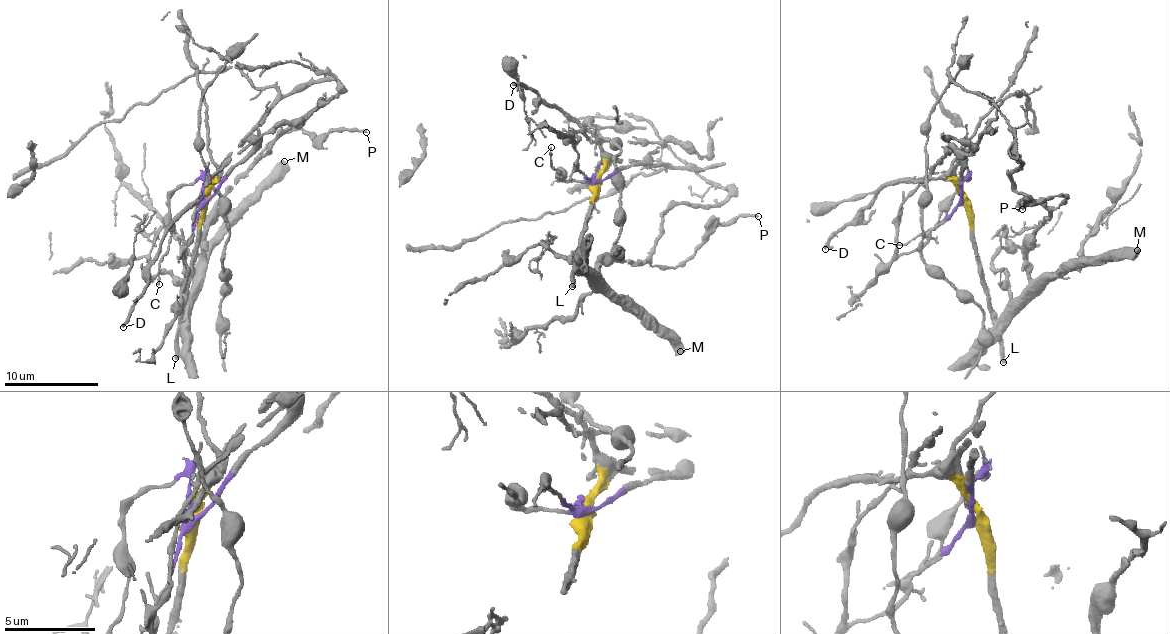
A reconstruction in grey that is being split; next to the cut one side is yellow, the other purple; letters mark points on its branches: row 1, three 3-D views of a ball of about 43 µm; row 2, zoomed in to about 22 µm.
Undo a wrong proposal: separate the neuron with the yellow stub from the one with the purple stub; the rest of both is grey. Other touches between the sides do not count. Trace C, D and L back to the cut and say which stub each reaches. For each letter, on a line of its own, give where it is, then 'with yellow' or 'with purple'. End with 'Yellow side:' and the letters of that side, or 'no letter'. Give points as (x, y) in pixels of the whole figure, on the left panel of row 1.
C: at (159, 284); with purple
D: at (123, 327); with yellow
L: at (175, 358); with yellow
Yellow side: D, L

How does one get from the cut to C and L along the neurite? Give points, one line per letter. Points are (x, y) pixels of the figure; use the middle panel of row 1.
C: (595, 182), (595, 174), (590, 179), (569, 182), (563, 178), (552, 165), (550, 146)
L: (595, 184), (573, 264), (571, 287)

